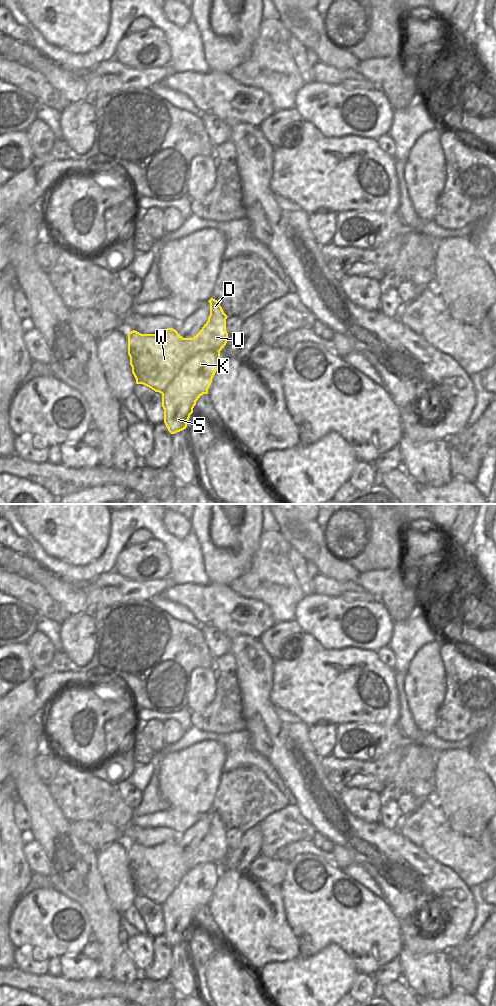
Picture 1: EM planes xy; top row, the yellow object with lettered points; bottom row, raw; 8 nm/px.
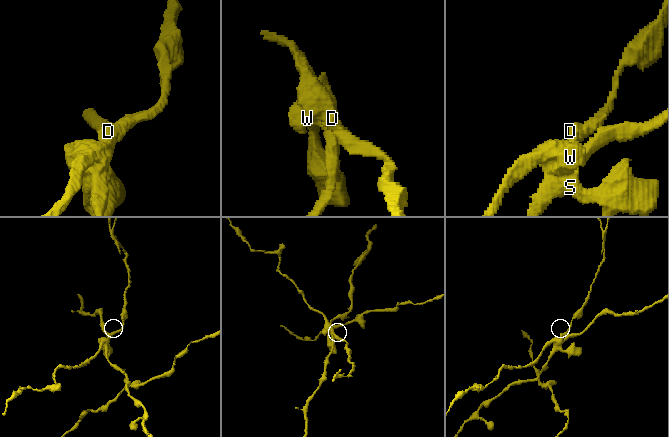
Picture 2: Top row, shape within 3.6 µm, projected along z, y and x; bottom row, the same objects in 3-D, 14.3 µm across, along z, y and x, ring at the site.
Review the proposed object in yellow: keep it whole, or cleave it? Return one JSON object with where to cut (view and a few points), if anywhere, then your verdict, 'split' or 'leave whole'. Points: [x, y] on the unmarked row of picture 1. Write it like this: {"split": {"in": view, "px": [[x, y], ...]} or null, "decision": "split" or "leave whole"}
{"split": {"in": "xy", "px": [[219, 863], [205, 862], [192, 867], [161, 905]]}, "decision": "split"}

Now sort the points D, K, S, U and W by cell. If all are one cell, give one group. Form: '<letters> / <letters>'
D U W / K S

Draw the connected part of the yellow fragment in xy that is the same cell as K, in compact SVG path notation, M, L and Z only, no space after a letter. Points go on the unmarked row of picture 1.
M207 862L186 872L162 905L164 935L171 946L187 939L196 913L208 901L220 875L220 864Z

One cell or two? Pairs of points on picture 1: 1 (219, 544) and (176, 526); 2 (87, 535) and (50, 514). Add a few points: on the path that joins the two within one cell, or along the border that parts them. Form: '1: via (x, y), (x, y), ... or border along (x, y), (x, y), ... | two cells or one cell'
1: border along (189, 520), (189, 526), (192, 531) | two cells
2: via (78, 528), (64, 514), (59, 514) | one cell

